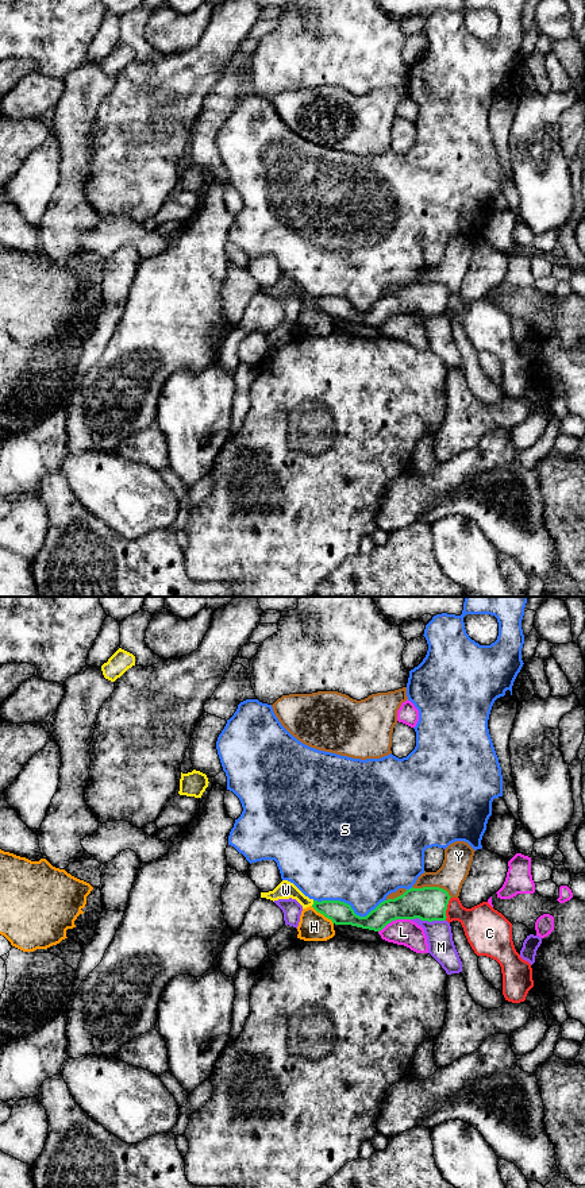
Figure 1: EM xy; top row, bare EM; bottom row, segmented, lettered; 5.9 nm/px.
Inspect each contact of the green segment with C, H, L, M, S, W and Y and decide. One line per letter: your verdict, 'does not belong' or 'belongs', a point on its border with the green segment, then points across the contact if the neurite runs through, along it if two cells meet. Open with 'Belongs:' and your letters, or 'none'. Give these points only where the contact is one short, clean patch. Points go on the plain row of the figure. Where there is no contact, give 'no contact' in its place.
Belongs: none
C: does not belong | xy (446, 304) | along xy (450, 292), (446, 300), (445, 315)
H: does not belong | xy (323, 309) | along xy (311, 301), (333, 319)
L: does not belong | xy (393, 315)
M: does not belong | xy (428, 316)
S: does not belong | xy (350, 301)
W: does not belong | xy (314, 299) | along xy (314, 296), (311, 300)
Y: does not belong | xy (433, 282)

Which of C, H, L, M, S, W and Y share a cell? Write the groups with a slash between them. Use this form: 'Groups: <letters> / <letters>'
Groups: C / H / L / M / S / W / Y

